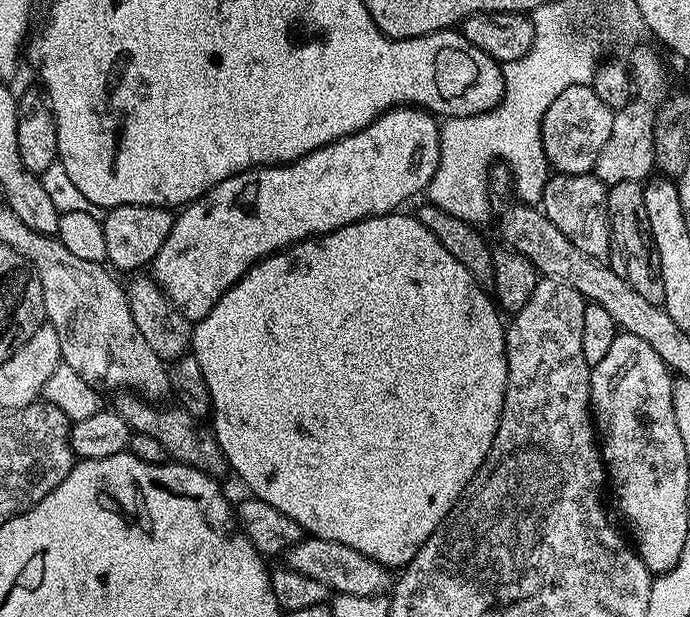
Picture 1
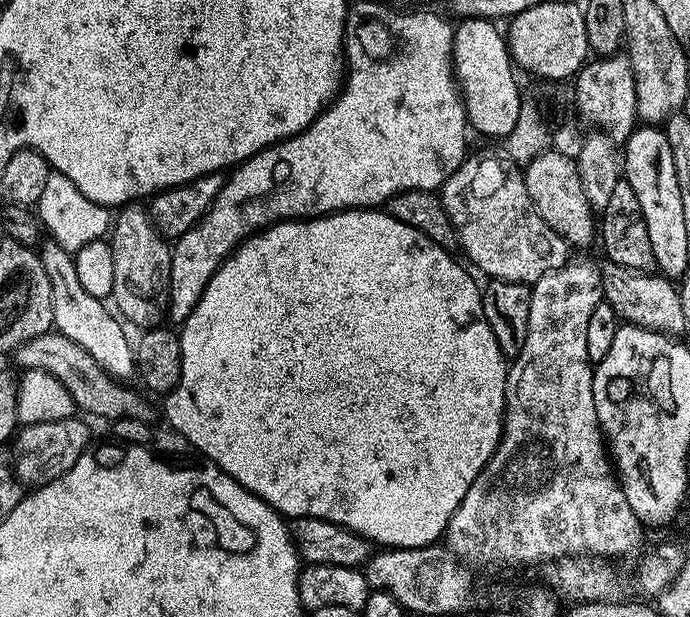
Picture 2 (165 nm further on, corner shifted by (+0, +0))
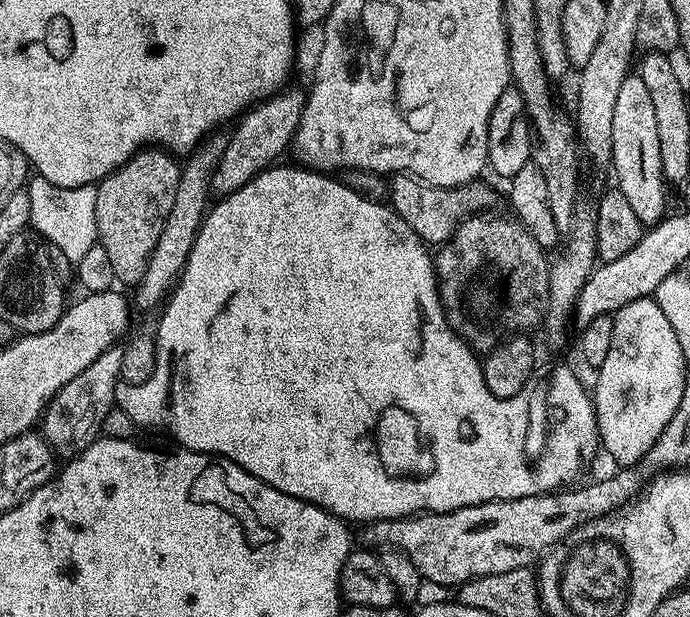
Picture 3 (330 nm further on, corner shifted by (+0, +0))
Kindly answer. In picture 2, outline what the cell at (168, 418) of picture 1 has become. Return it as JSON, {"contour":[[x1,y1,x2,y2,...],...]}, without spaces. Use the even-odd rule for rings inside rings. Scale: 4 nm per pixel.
{"contour":[[53,330,38,334,38,338,30,338,16,347,14,359,21,364,21,369,33,368,54,374,54,378,62,382,62,386,66,386,70,398,81,413,84,411,92,416,101,416,105,422,122,418,148,420,151,417,151,406,134,389,128,388,132,386,102,370,102,366,98,366,98,362,94,362,94,358,86,354,86,350,78,346,78,342,70,342,70,338,66,338,61,332]]}

